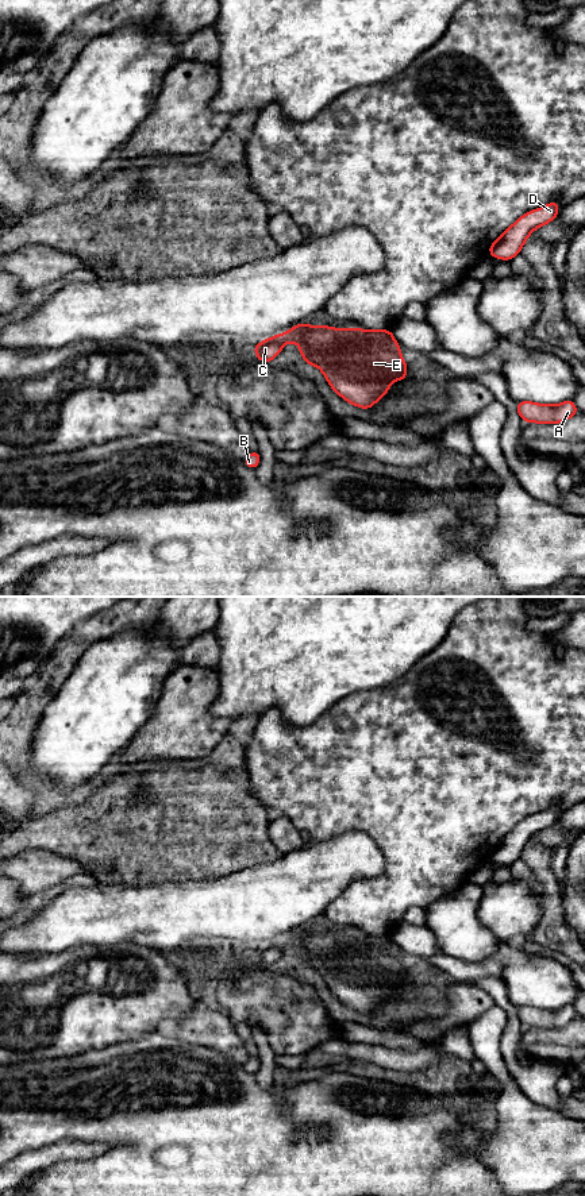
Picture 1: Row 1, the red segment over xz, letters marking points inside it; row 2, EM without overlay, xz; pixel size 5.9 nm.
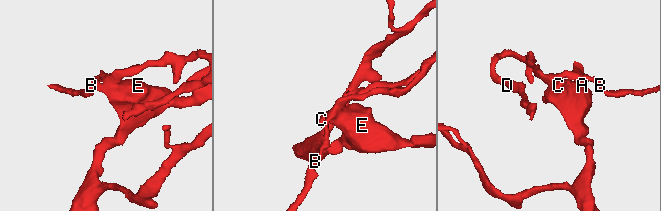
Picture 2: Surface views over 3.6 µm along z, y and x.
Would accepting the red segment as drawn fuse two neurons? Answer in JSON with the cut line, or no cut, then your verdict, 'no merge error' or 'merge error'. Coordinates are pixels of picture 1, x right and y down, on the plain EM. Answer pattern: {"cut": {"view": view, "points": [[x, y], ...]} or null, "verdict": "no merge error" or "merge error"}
{"cut": {"view": "xz", "points": [[312, 930], [300, 940], [291, 934]]}, "verdict": "merge error"}

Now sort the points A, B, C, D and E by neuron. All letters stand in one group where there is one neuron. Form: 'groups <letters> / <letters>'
groups A C E / B D

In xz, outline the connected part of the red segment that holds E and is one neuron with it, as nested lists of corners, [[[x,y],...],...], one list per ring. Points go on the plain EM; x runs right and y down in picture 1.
[[[312,930],[301,941],[292,934],[272,941],[255,949],[253,957],[262,968],[269,968],[286,946],[300,952],[303,965],[317,971],[334,996],[362,1014],[370,1014],[382,1003],[392,987],[408,984],[408,968],[401,962],[392,933],[370,935]]]

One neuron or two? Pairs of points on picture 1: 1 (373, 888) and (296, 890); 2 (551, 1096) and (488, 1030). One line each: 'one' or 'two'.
1: two
2: two

